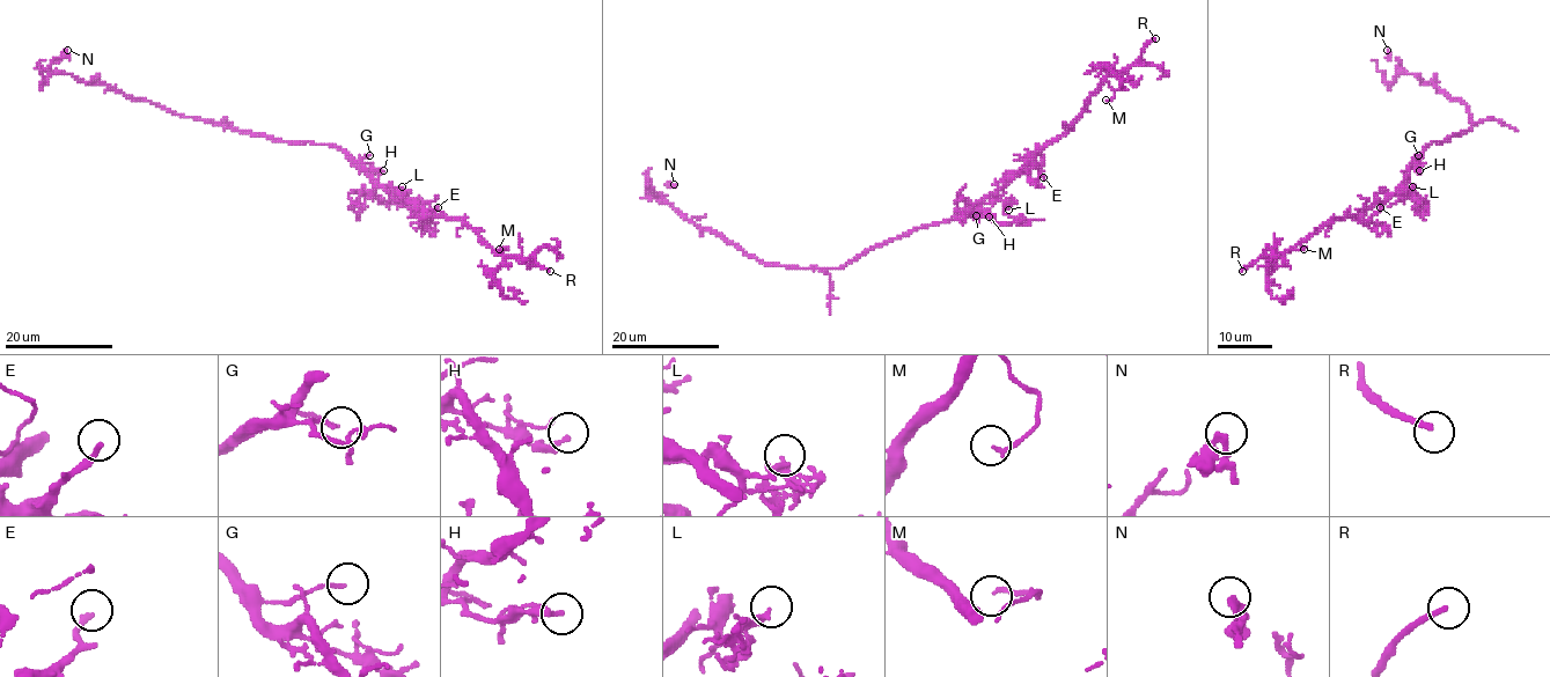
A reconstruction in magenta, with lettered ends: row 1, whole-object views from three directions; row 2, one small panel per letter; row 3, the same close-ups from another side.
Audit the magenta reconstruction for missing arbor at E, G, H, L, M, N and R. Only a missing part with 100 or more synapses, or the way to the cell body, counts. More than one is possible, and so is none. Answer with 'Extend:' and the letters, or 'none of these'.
Extend: R

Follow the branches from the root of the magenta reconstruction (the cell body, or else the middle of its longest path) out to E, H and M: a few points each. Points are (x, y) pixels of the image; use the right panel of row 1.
E: (1432, 144), (1426, 146), (1419, 161), (1410, 167), (1409, 177), (1360, 216), (1368, 221), (1380, 207)
H: (1432, 144), (1418, 162), (1419, 170)
M: (1432, 144), (1410, 167), (1409, 177), (1385, 200), (1324, 223), (1283, 254), (1304, 249)

